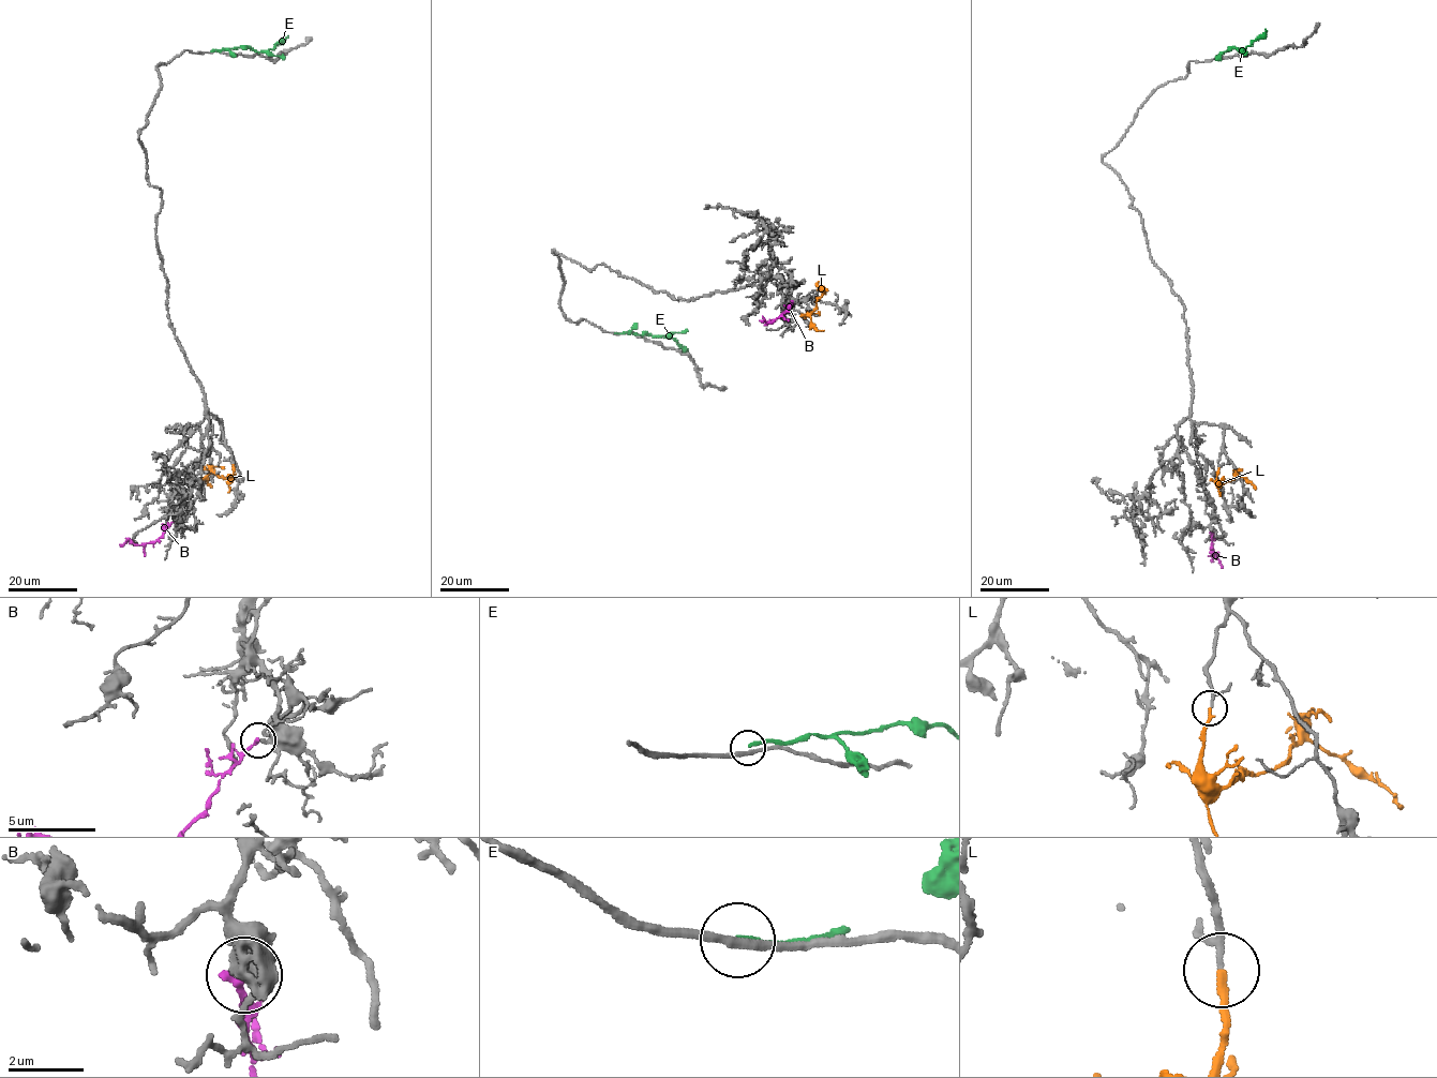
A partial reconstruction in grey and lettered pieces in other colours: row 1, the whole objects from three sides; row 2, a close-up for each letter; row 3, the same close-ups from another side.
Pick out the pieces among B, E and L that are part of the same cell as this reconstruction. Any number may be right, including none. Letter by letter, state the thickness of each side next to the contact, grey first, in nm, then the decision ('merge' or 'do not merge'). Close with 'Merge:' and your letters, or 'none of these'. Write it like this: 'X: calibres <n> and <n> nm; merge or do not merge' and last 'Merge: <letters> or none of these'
B: calibres 280 and 200 nm; merge
E: calibres 220 and 170 nm; do not merge
L: calibres 120 and 200 nm; merge
Merge: B, L

